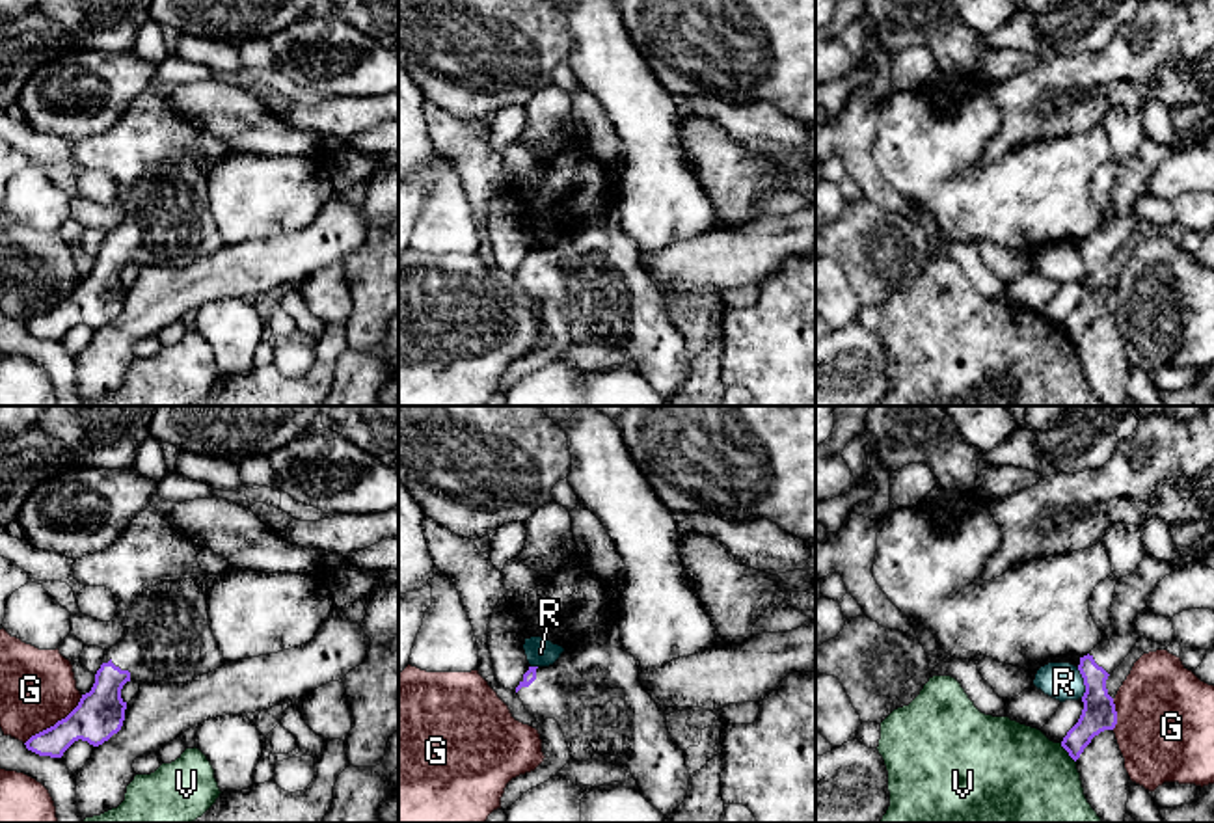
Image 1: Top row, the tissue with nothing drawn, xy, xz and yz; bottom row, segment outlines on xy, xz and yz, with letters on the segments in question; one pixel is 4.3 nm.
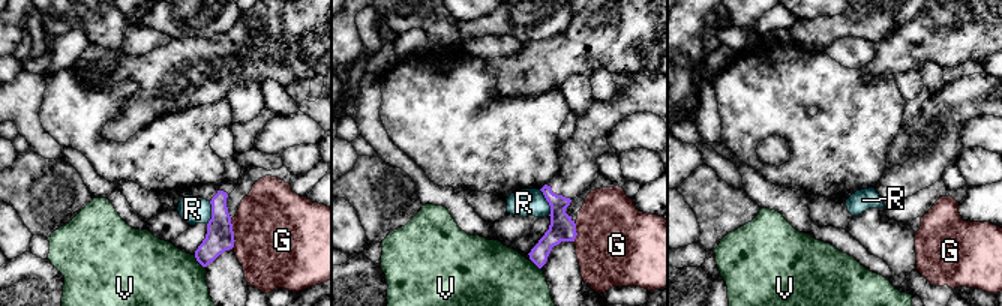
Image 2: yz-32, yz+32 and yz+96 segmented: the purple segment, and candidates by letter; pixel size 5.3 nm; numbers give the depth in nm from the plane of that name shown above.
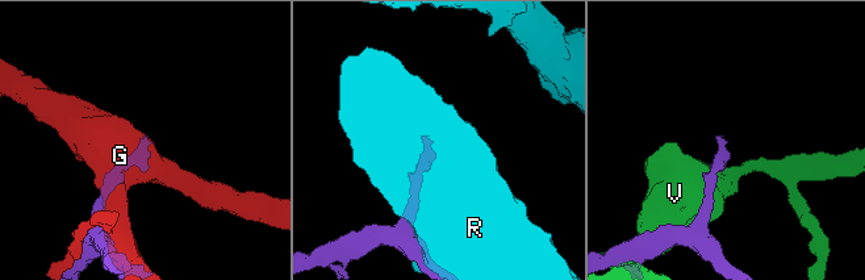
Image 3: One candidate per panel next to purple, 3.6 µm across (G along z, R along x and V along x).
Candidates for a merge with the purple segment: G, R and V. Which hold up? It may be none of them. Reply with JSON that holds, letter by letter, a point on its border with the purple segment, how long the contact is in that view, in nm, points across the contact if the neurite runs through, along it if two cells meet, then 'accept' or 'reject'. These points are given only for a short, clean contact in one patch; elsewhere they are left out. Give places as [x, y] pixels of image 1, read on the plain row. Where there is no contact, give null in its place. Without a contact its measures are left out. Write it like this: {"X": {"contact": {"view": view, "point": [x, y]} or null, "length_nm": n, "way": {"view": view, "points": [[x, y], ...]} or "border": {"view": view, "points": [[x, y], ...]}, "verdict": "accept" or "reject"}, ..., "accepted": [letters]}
{"G": {"contact": {"view": "xy", "point": [56, 306]}, "length_nm": 340, "verdict": "reject"}, "R": {"contact": {"view": "yz", "point": [1084, 265]}, "length_nm": 140, "verdict": "reject"}, "V": {"contact": {"view": "yz", "point": [1067, 334]}, "length_nm": 110, "verdict": "reject"}, "accepted": []}

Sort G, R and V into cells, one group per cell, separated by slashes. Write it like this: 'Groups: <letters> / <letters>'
Groups: G / R / V

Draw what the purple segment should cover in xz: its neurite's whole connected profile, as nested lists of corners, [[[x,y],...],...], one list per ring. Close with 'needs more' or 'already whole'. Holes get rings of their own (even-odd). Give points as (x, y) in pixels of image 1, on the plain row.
[[[616,203],[588,212],[553,248],[529,250],[516,276],[538,307],[546,302],[559,305],[572,343],[624,350],[644,382],[665,400],[685,384],[691,358],[683,333],[668,317],[665,294],[641,268],[637,244],[622,229]]]; needs more

